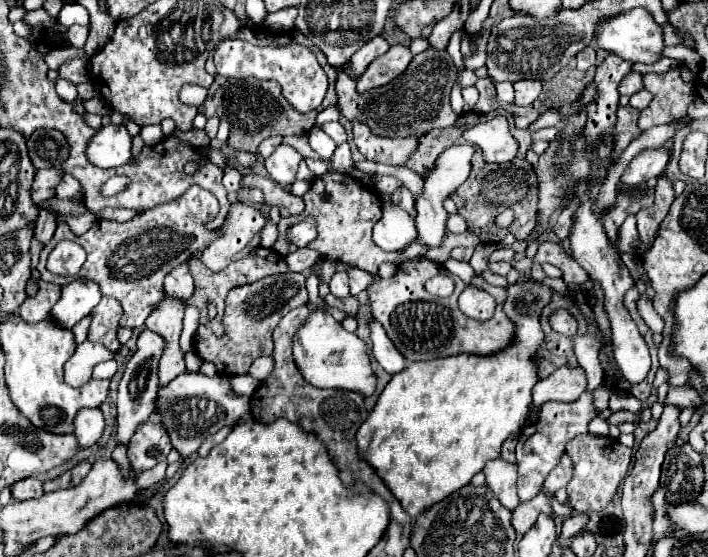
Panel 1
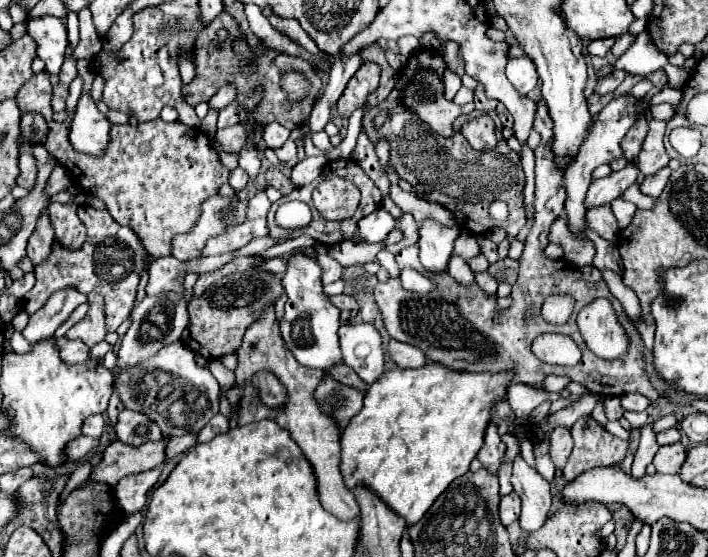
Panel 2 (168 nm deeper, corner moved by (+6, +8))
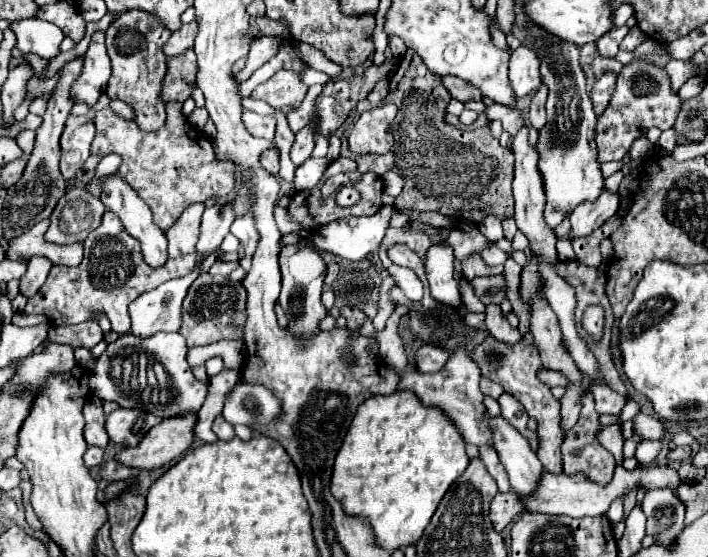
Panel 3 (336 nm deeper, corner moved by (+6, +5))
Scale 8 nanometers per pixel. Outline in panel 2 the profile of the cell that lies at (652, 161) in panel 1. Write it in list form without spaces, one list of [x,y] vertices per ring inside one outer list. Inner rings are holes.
[[[627,164],[623,170],[613,172],[607,178],[593,180],[587,190],[587,196],[585,196],[585,208],[589,210],[589,208],[611,204],[635,182],[637,174],[639,174],[637,164]]]

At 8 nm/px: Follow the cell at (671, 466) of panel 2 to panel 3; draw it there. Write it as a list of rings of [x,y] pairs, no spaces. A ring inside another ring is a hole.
[[[675,447],[675,449],[671,449],[669,453],[667,453],[667,461],[669,463],[673,463],[673,461],[685,461],[685,459],[689,459],[691,457],[691,447]]]

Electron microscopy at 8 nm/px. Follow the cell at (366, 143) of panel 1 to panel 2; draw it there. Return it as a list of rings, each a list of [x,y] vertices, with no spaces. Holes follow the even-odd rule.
[[[363,62],[361,68],[355,72],[355,76],[349,80],[341,98],[337,100],[337,112],[341,116],[349,118],[353,110],[361,108],[361,104],[365,104],[367,96],[377,90],[379,74],[381,74],[381,68],[377,64]]]

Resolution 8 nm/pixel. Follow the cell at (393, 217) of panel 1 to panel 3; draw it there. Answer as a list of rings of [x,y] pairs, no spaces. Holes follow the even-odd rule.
[[[385,205],[371,217],[345,217],[345,219],[327,223],[327,225],[319,227],[313,233],[313,245],[317,249],[329,251],[329,253],[333,253],[333,255],[337,255],[341,259],[347,259],[347,261],[365,259],[367,253],[379,249],[379,245],[381,245],[381,241],[385,237],[385,231],[389,229],[389,219],[393,217],[393,213],[395,213],[395,207],[393,205]]]

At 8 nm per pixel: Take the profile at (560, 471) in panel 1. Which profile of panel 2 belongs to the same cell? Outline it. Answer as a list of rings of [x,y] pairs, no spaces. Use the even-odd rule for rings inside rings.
[[[557,426],[553,432],[551,432],[551,460],[555,462],[557,468],[563,468],[565,466],[565,460],[569,456],[573,448],[573,438],[571,438],[571,432],[569,428],[565,426]]]

